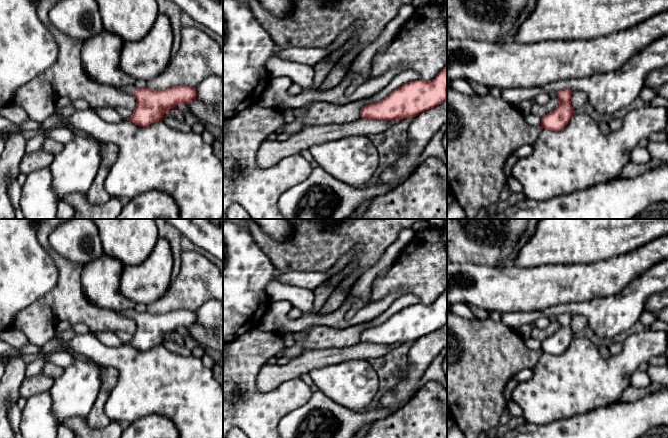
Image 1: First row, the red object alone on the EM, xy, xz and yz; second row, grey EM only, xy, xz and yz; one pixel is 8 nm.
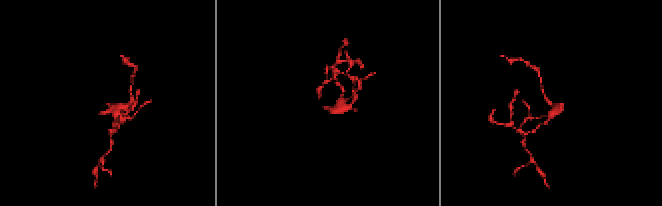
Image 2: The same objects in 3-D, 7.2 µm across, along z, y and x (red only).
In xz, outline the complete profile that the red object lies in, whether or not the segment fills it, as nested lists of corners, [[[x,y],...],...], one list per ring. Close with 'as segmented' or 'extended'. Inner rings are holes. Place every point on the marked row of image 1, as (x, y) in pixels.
[[[447,65],[430,80],[402,84],[379,102],[360,109],[363,119],[394,121],[419,115],[447,100]]] | as segmented

